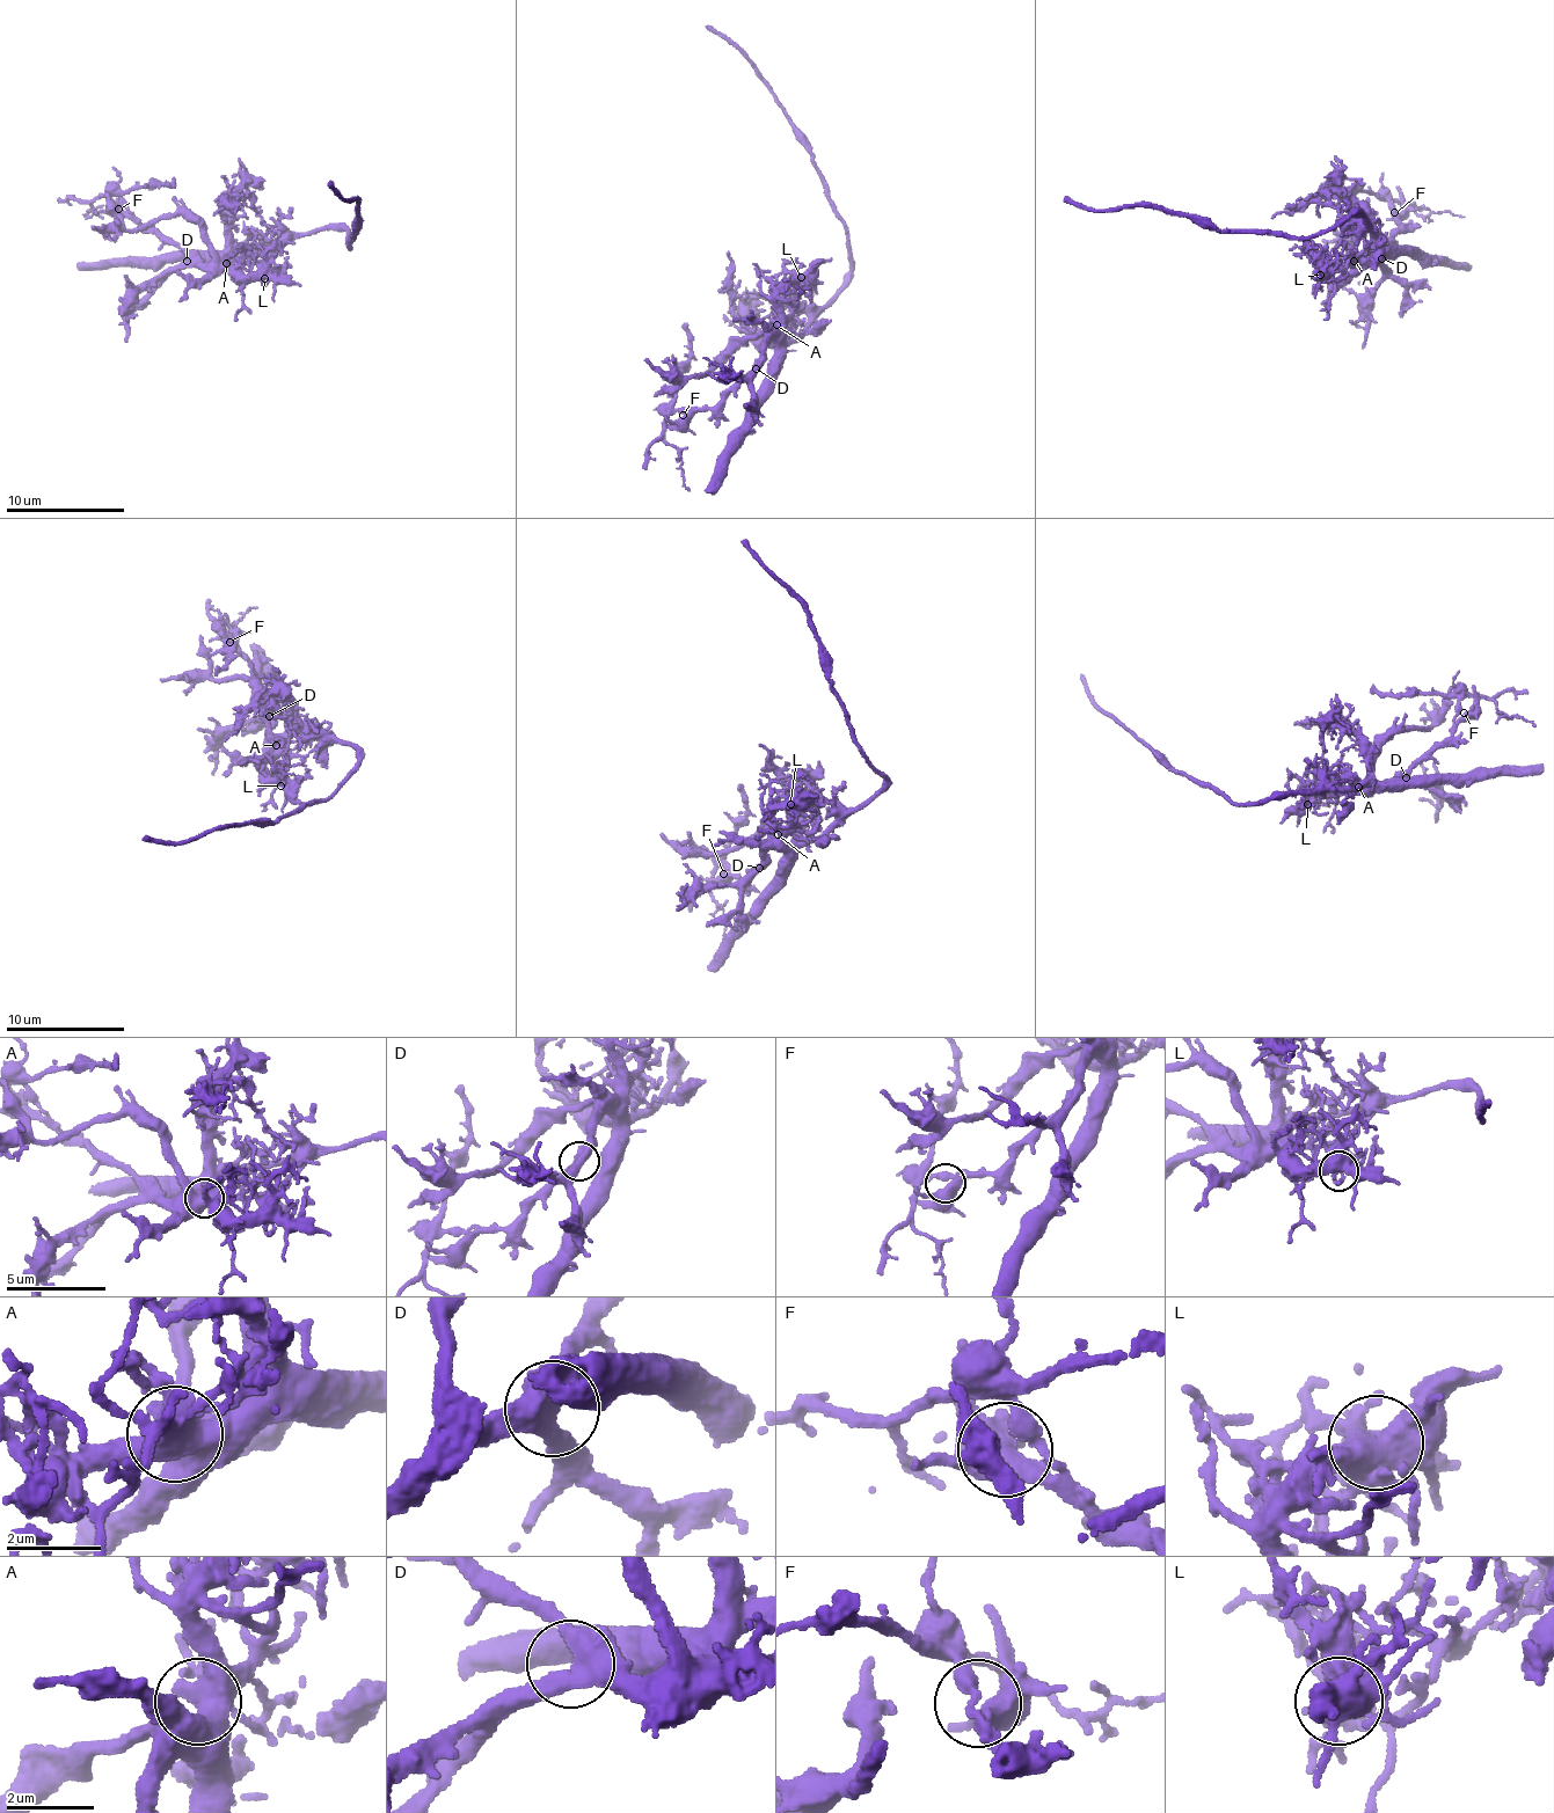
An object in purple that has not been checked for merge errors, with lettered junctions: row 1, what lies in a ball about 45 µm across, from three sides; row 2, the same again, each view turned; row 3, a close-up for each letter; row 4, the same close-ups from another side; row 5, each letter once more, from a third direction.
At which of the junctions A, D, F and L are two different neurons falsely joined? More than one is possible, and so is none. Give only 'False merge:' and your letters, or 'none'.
False merge: none

